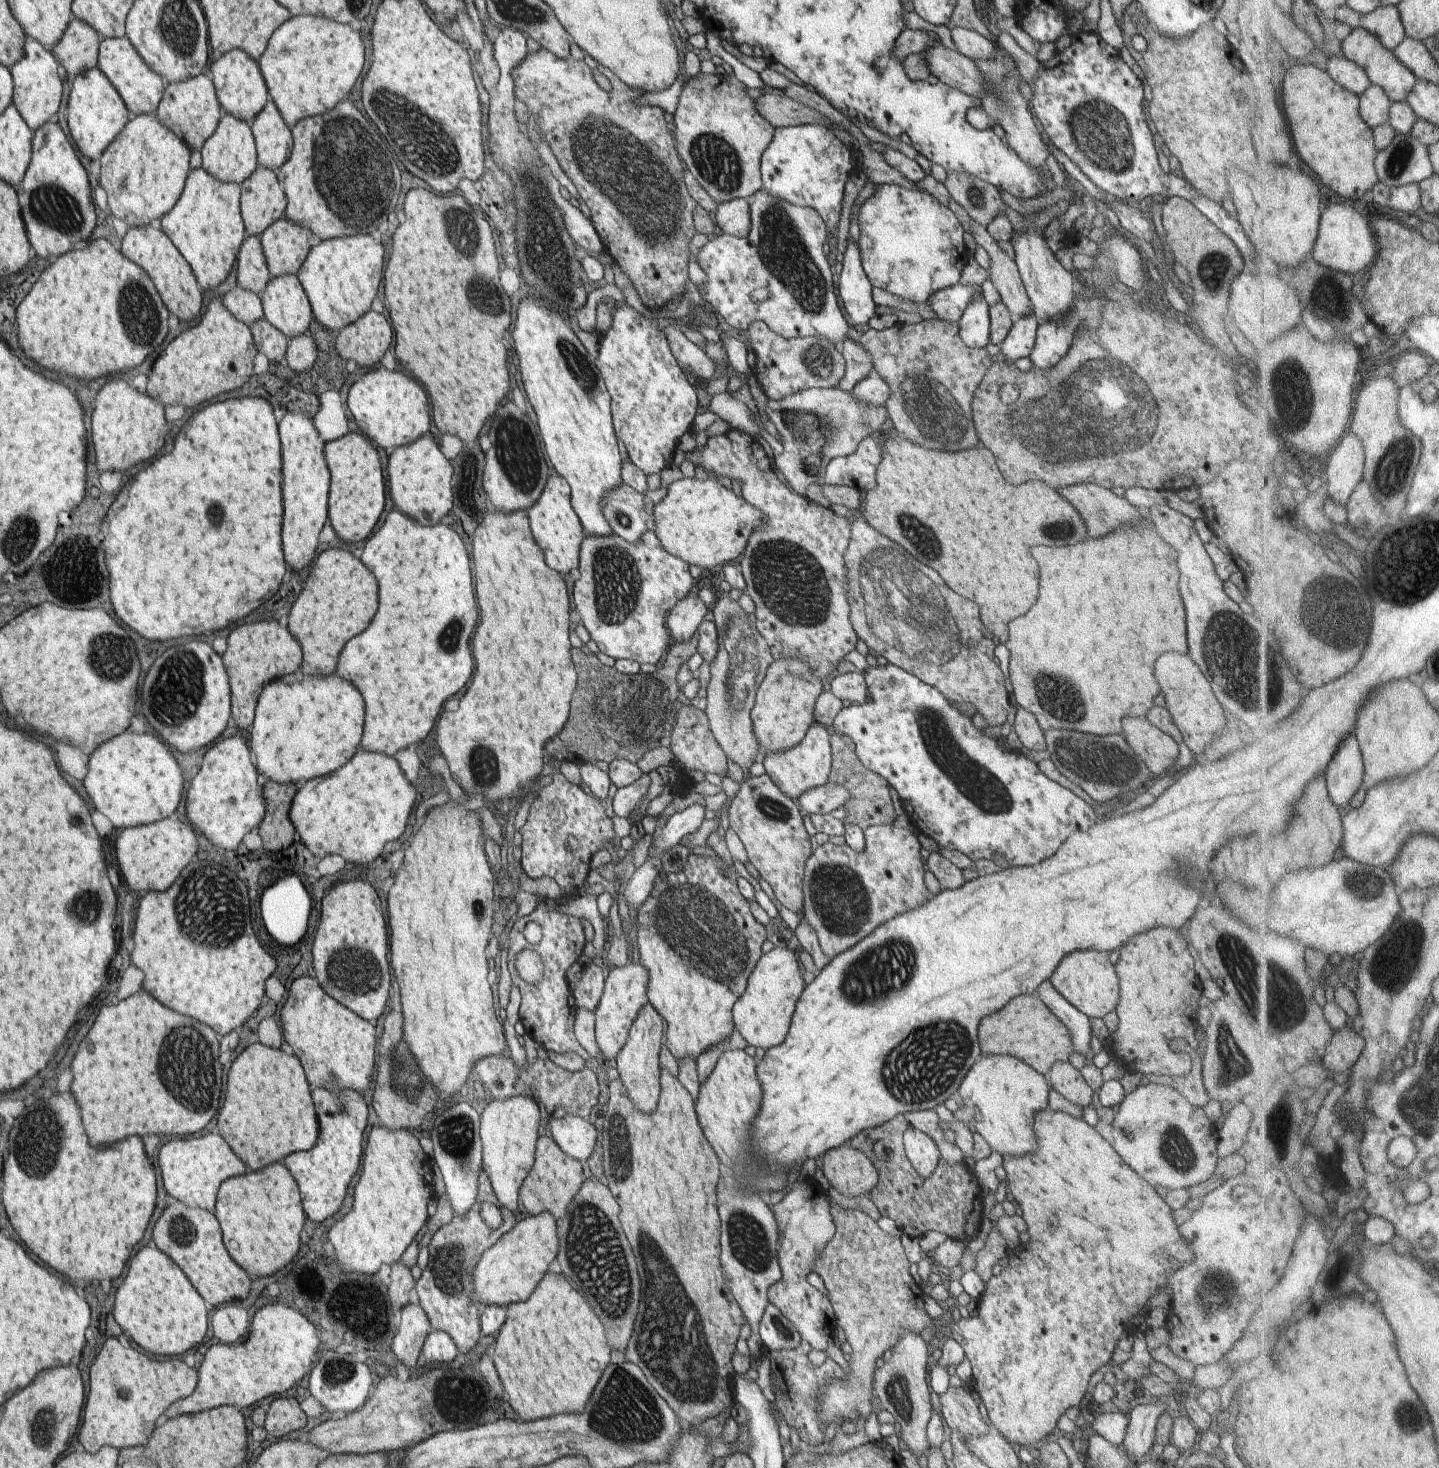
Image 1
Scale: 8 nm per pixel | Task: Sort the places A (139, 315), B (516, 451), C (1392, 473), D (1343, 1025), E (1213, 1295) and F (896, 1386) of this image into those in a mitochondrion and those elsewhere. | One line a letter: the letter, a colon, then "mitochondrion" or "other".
A: mitochondrion
B: mitochondrion
C: mitochondrion
D: other
E: mitochondrion
F: mitochondrion

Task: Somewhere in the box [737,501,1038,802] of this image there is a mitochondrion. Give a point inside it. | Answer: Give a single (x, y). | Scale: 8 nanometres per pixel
(898, 604)

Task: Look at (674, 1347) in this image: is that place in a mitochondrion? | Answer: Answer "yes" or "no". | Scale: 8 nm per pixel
yes

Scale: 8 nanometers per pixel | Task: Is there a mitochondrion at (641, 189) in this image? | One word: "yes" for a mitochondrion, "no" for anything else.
yes

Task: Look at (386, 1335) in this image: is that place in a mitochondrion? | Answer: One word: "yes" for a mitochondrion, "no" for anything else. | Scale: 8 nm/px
no

